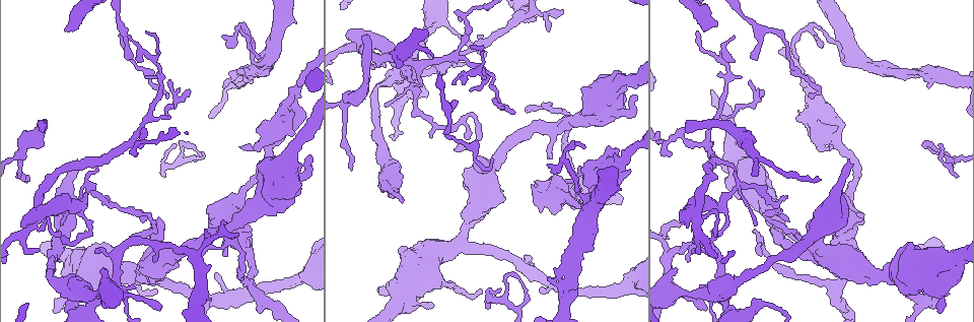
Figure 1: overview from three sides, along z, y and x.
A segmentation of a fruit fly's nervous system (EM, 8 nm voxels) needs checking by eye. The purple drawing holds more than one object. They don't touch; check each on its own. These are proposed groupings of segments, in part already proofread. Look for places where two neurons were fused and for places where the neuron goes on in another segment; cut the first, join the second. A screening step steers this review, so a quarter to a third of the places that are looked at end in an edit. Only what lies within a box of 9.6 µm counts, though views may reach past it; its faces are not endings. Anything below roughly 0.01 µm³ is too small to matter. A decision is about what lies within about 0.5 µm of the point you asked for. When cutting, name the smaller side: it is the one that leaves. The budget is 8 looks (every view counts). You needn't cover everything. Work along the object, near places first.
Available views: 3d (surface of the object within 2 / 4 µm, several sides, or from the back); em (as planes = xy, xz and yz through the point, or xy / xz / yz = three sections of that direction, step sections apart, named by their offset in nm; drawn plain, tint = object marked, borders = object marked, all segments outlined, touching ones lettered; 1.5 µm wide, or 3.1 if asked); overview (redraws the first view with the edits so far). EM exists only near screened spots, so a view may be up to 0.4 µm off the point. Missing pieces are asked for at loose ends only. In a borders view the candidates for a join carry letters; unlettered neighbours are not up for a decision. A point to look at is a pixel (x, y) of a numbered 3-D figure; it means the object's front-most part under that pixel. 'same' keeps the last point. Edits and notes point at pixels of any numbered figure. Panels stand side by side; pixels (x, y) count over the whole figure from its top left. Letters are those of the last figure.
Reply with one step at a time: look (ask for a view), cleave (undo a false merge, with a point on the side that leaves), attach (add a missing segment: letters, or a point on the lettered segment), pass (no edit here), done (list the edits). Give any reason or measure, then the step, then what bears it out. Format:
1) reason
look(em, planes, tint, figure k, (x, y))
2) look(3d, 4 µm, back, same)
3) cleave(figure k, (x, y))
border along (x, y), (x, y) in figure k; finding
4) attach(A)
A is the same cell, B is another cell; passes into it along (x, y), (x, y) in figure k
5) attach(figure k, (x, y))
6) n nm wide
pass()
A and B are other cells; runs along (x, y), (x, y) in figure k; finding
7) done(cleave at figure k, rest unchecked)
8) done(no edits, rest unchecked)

free end
look(em, planes, borders, figure 1, (156, 292))

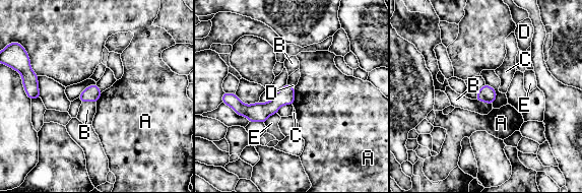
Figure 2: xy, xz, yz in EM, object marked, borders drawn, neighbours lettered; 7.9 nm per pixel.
pass()
A, B, C, D and E are other cells; border along (295, 87), (295, 101), (293, 105) in figure 2; no lettered segment goes on from it

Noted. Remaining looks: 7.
an open end
look(3d, 4 µm, figure 1, (761, 89))

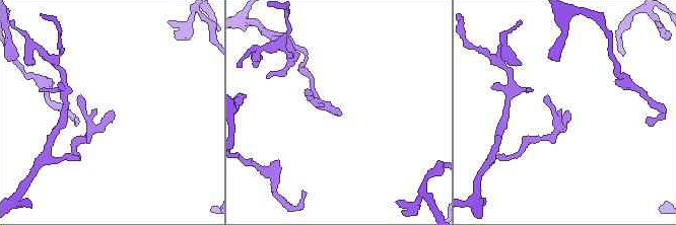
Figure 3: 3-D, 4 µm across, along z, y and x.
shape alone is not enough
look(em, planes, plain, figure 3, (340, 111))

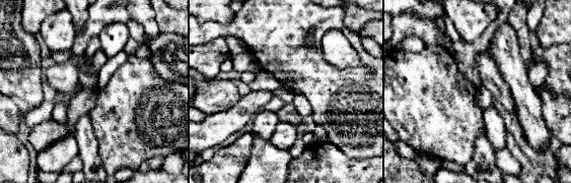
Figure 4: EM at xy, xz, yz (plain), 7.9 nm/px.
see the neighbours
look(em, planes, borders, same)

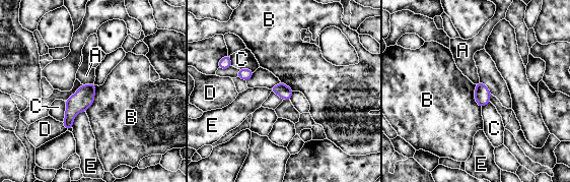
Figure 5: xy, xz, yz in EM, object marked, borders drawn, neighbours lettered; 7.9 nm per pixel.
pass()
A, B, C, D and E are other cells; border along (95, 85), (94, 100), (84, 111) in figure 5; none of them fits

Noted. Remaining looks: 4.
thick turns thin
look(em, planes, borders, figure 1, (617, 164))

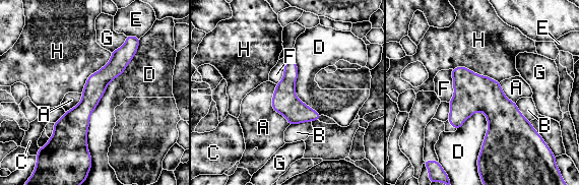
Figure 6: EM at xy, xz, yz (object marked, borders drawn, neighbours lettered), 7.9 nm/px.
pass()
A, B, C, D, E, F, G and H are other cells; runs along (129, 44), (79, 115), (83, 152) in figure 6; all the same neuron

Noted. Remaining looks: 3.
done(no edits, rest unchecked)

